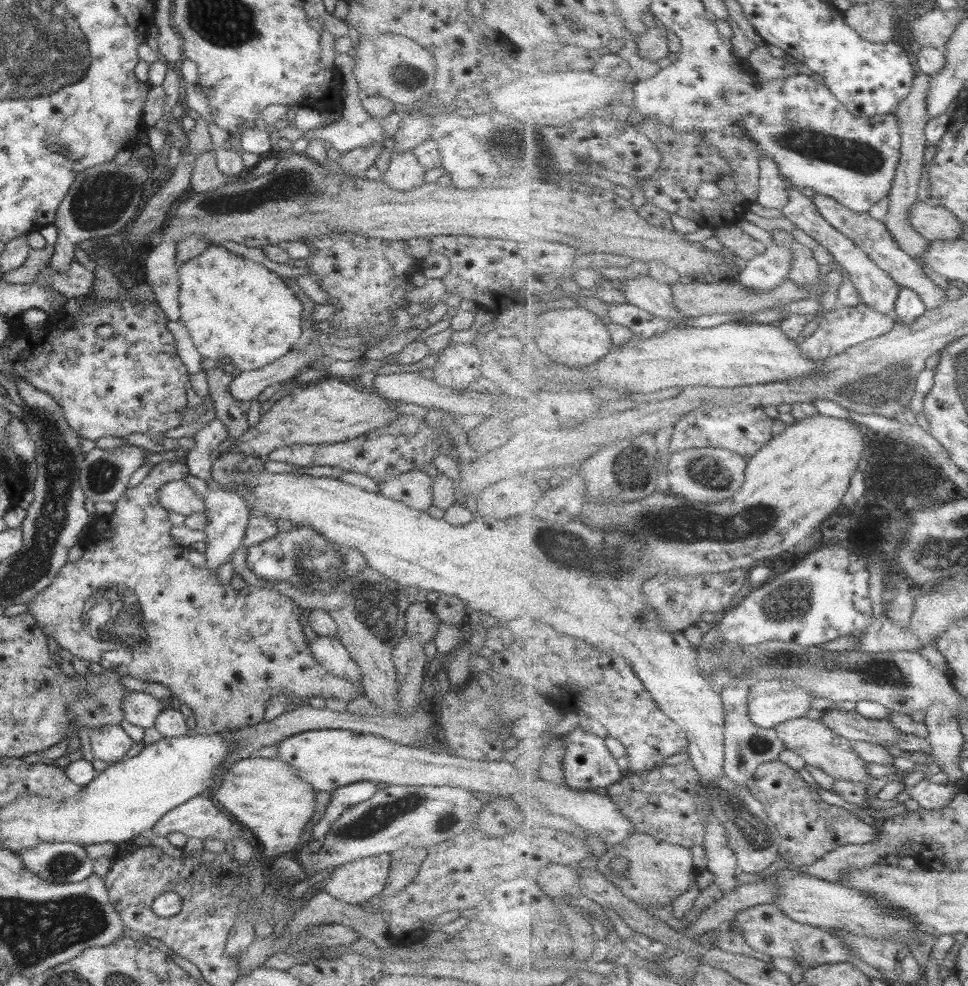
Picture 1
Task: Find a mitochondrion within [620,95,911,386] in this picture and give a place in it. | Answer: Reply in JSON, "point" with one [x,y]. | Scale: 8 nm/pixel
{"point":[864,159]}

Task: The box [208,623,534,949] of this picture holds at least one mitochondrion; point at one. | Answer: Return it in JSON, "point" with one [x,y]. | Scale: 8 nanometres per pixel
{"point":[368,824]}

